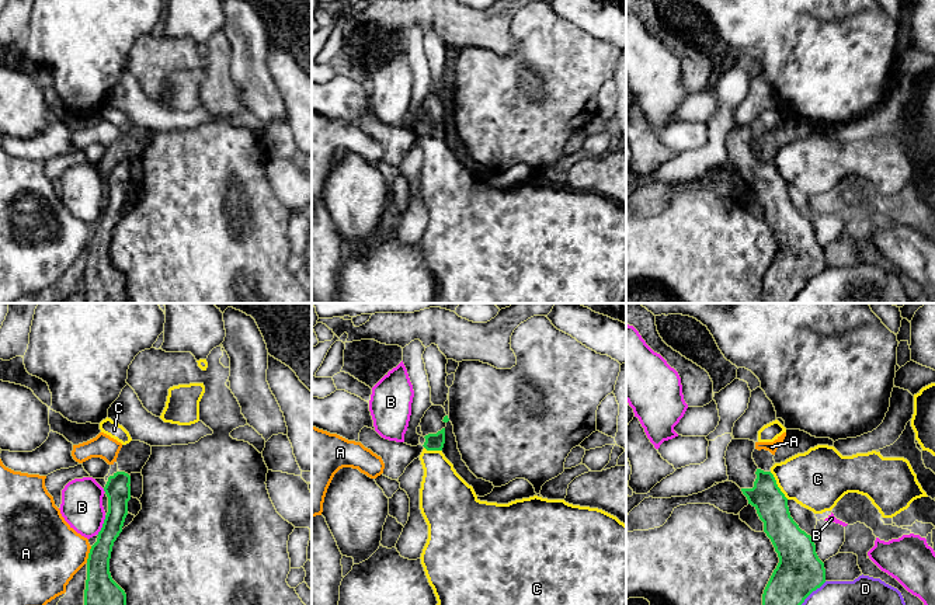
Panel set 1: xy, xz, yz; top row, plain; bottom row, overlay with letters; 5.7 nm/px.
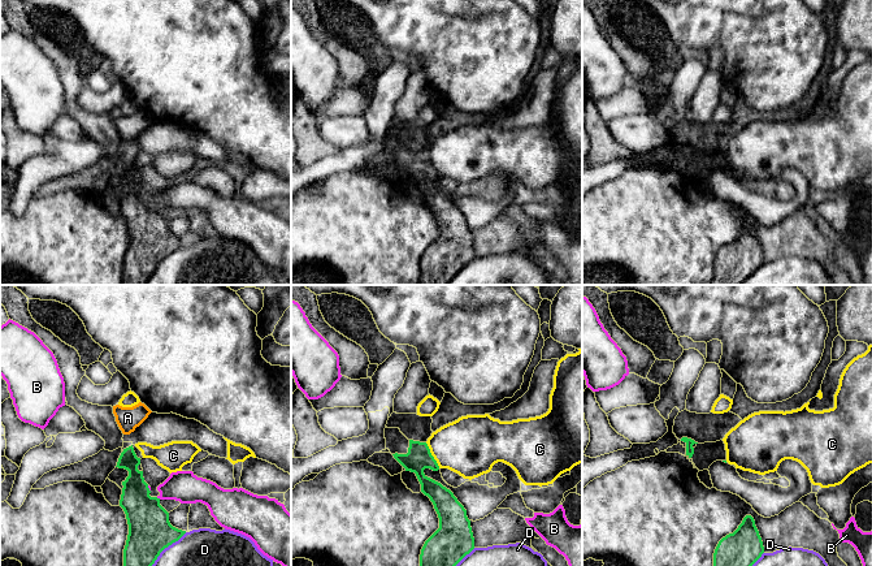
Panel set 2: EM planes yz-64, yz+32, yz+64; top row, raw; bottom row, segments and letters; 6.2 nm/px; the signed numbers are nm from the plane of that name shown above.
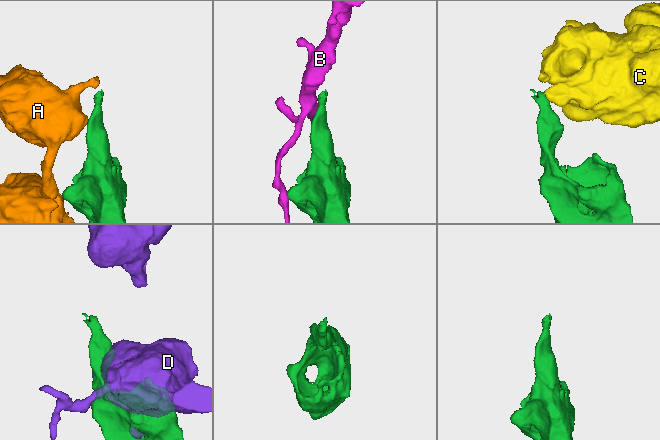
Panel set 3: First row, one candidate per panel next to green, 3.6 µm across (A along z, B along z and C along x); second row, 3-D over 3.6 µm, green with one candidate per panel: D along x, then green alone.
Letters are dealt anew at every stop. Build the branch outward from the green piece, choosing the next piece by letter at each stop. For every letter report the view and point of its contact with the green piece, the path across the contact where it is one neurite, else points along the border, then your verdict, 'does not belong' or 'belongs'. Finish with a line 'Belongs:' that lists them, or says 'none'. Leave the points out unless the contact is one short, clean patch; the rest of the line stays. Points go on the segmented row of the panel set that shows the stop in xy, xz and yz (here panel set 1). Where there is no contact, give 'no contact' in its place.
A: xy (89, 555) | along xy (91, 546), (86, 562) | does not belong
B: xy (103, 525) | along xy (105, 515), (97, 535) | does not belong
C: yz (777, 486) | along yz (770, 472), (779, 490), (788, 499) | does not belong
D: yz (813, 590) | does not belong
Belongs: none

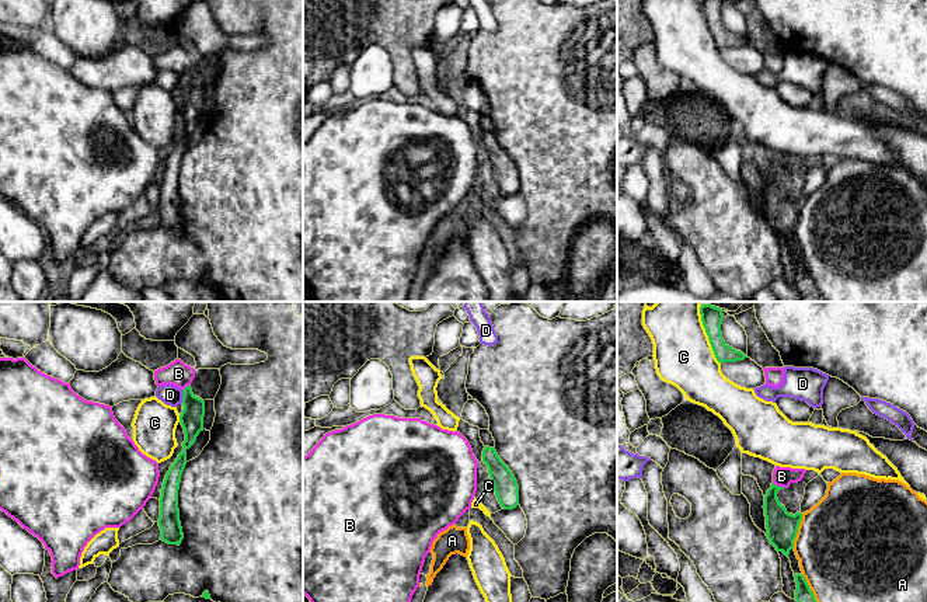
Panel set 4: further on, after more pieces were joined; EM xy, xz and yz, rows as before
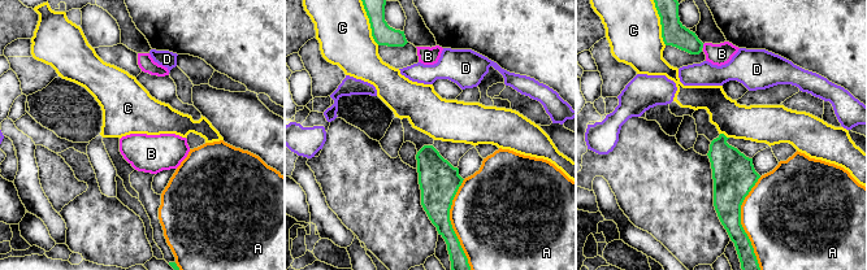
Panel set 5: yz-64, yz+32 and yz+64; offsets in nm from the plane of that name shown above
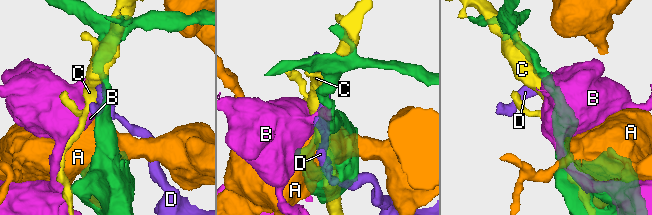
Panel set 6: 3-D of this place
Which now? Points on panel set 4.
A: yz (797, 531) | does not belong
B: yz (777, 486) | along yz (773, 482), (784, 487) | does not belong
C: yz (707, 334) | does not belong
D: xy (184, 396) | along xy (181, 390), (183, 402) | does not belong
Belongs: none

